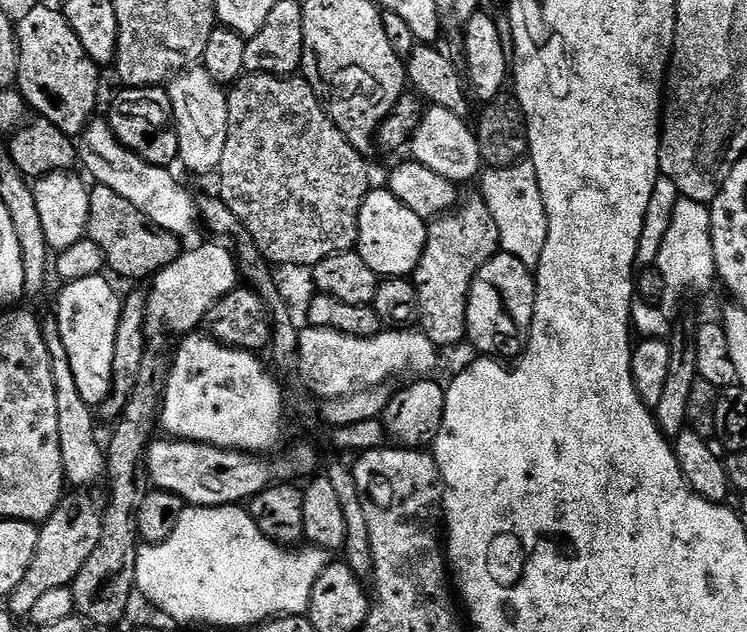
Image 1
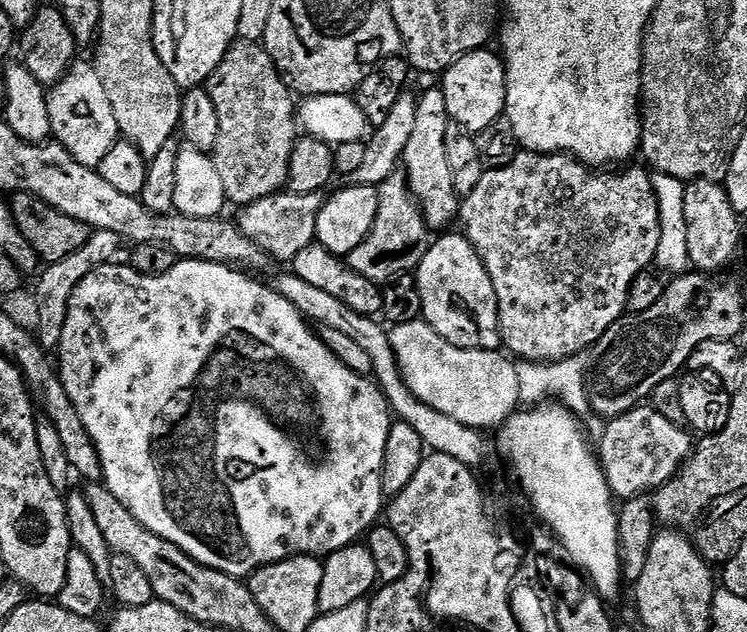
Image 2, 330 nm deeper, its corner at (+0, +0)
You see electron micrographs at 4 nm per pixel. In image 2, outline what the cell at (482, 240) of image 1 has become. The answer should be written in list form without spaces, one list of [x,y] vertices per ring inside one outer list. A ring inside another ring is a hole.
[[[436,86],[419,93],[414,114],[414,131],[410,134],[410,142],[406,142],[402,168],[407,175],[412,198],[432,230],[446,227],[451,220],[453,223],[460,215],[462,203],[462,197],[454,190],[450,162],[446,162],[446,130],[449,123],[443,87]]]

